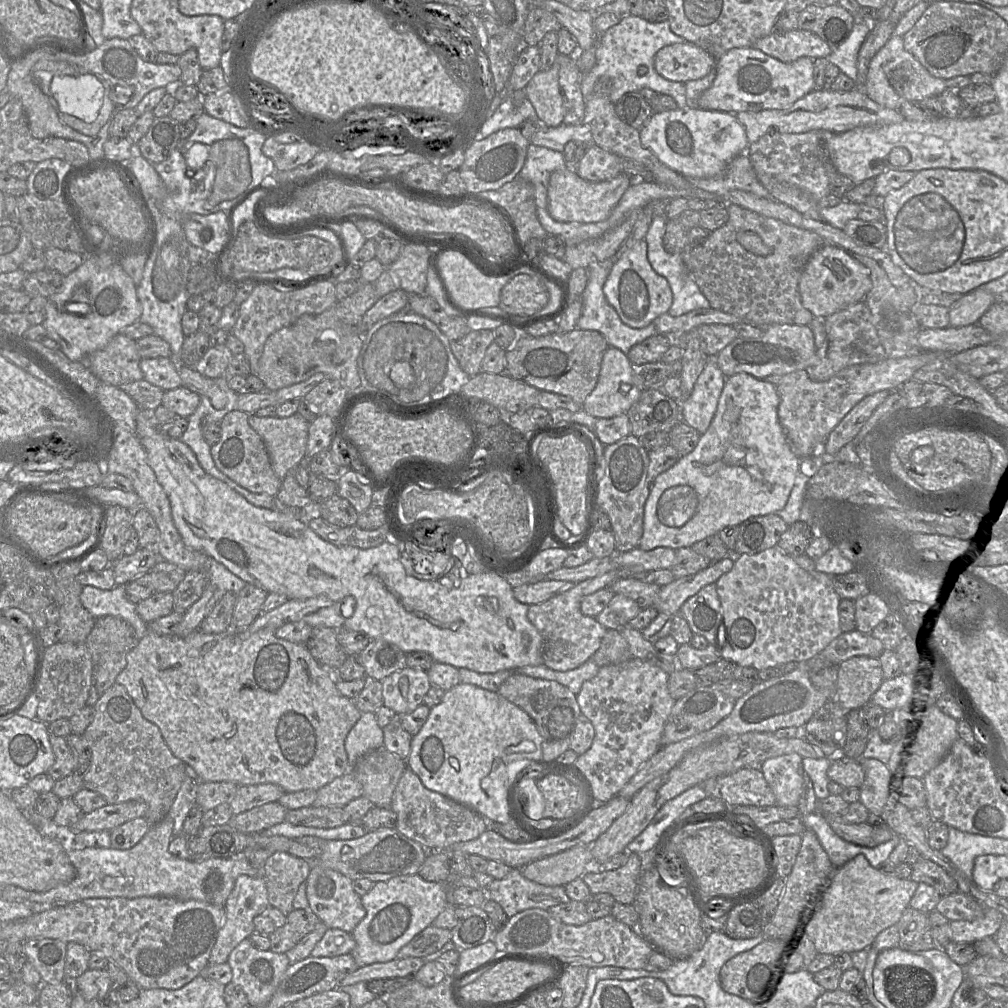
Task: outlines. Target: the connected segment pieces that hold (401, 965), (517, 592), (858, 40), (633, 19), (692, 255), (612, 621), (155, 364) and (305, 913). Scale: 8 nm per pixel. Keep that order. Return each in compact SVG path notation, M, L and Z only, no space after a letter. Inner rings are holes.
M405 957L395 958L384 963L366 965L343 978L338 988L341 989L358 982L369 982L376 979L414 976L424 964L423 958Z
M541 580L535 583L523 584L513 588L515 599L526 605L545 602L569 589L575 583L560 580Z
M856 21L845 42L833 49L828 57L830 63L835 64L841 72L855 82L858 75L858 53L870 31L871 24L866 24L864 21Z
M623 16L616 25L610 27L602 35L597 35L596 63L588 73L582 74L581 91L584 105L592 98L596 82L599 79L608 79L606 92L613 104L616 104L627 92L640 91L642 88L648 87L658 94L670 95L678 108L687 106L699 108L698 98L711 87L716 77L716 66L703 78L690 80L686 83L667 80L654 68L655 55L661 48L685 41L684 38L672 32L669 20L653 23L645 20L642 16Z
M728 204L727 221L712 231L703 243L687 248L682 253L682 258L688 272L712 309L735 315L743 320L742 323L760 329L779 324L808 326L814 316L802 305L798 284L807 261L823 244L822 238L814 232L760 215L736 204ZM744 231L751 231L760 236L771 248L771 254L759 256L747 251L737 241L737 234Z
M615 594L596 620L606 629L620 630L640 612L639 605L629 597Z
M170 357L146 358L140 361L144 380L164 391L182 386L177 365L178 362Z
M310 908L293 909L287 915L285 924L268 936L270 951L285 954L305 935L312 932L319 922L319 918Z

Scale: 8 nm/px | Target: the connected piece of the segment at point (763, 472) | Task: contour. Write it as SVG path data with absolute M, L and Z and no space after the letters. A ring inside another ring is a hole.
M744 372L725 379L715 415L707 431L700 435L697 446L652 483L644 505L639 549L649 551L669 547L676 550L691 547L708 536L718 534L727 526L739 526L750 517L777 513L785 507L799 480L800 458L791 450L779 422L779 402L776 386L770 382Z

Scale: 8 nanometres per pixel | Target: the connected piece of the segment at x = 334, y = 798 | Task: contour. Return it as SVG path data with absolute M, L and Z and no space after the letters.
M351 772L320 788L312 807L344 807L362 794L362 786Z

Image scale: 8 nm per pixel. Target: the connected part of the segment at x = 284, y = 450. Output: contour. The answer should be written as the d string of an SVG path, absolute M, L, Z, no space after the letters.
M299 413L285 418L249 414L248 422L262 438L278 478L283 480L289 470L304 463L310 423Z

